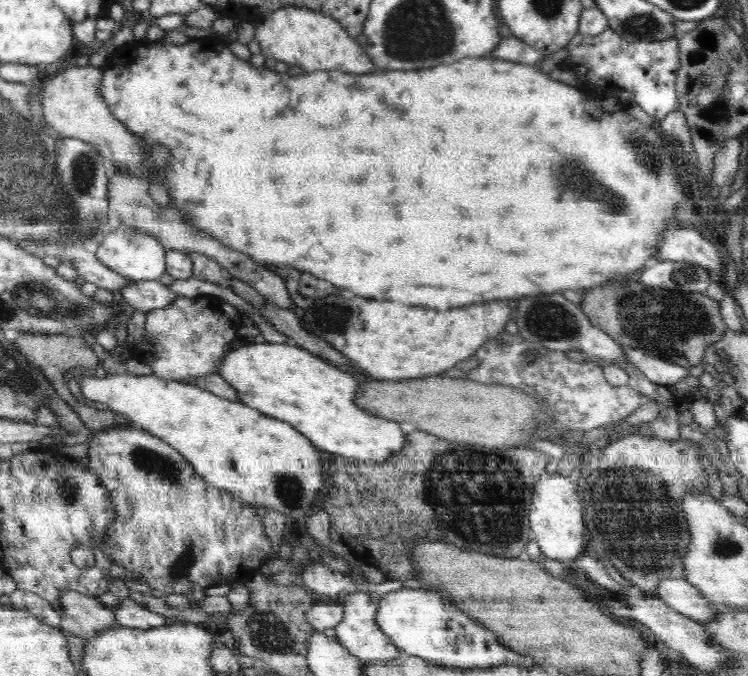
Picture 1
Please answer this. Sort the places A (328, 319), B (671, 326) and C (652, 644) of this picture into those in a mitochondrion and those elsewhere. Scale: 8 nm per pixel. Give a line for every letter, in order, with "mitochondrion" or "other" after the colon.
A: mitochondrion
B: mitochondrion
C: other

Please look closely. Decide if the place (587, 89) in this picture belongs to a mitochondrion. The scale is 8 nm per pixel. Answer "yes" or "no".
no

